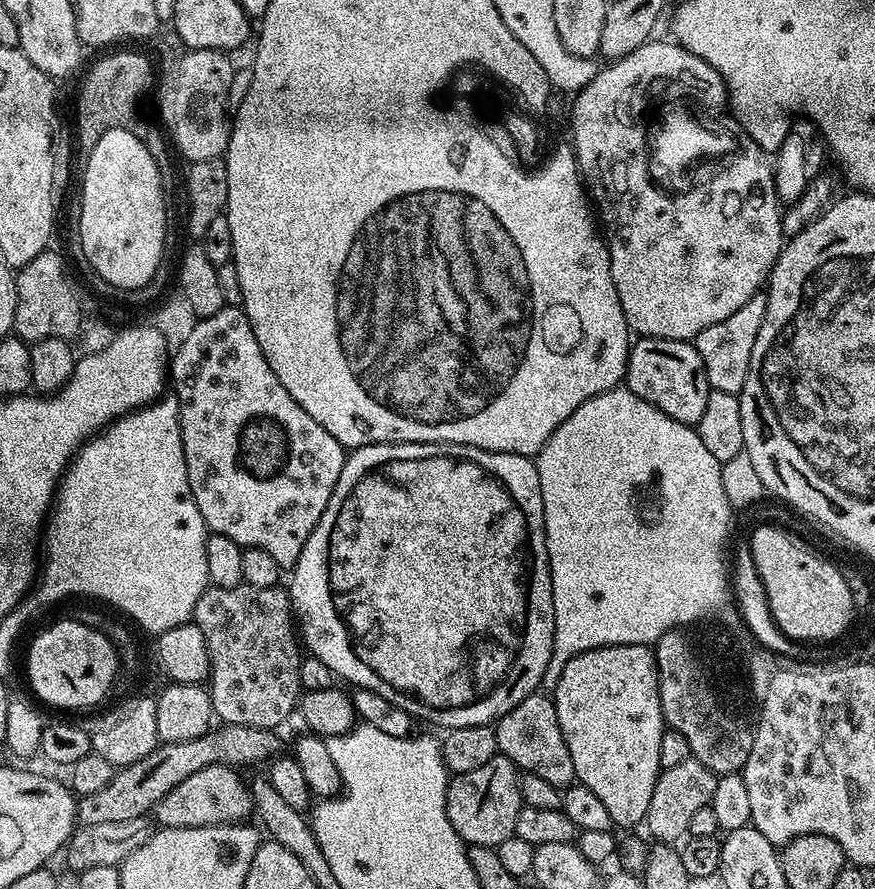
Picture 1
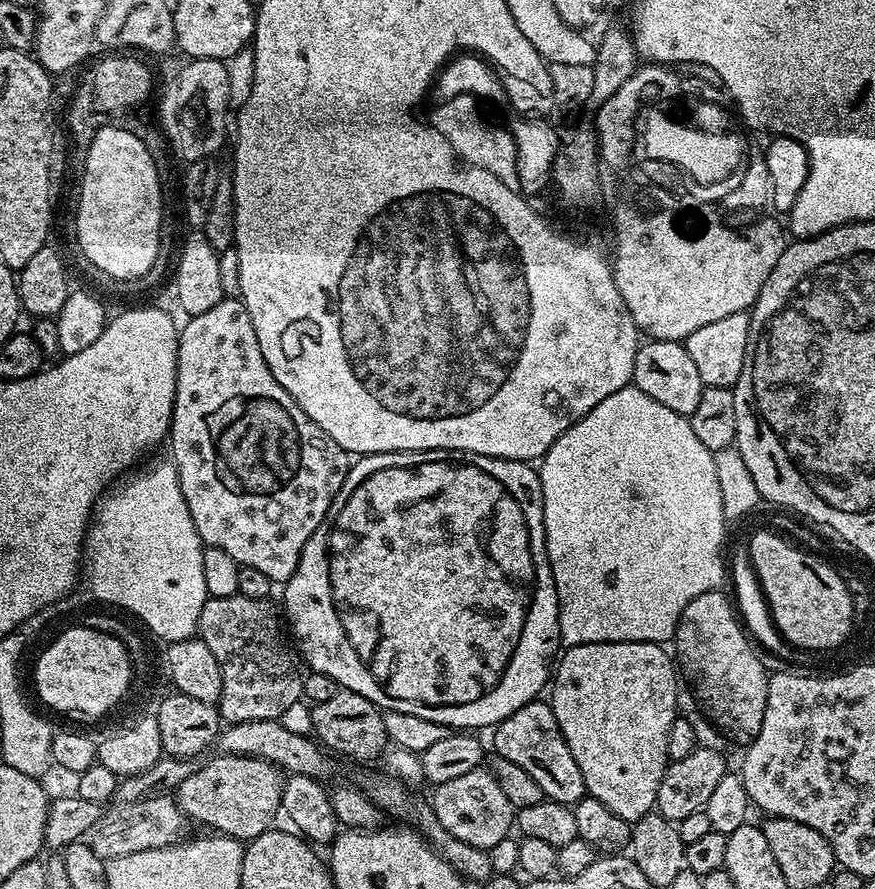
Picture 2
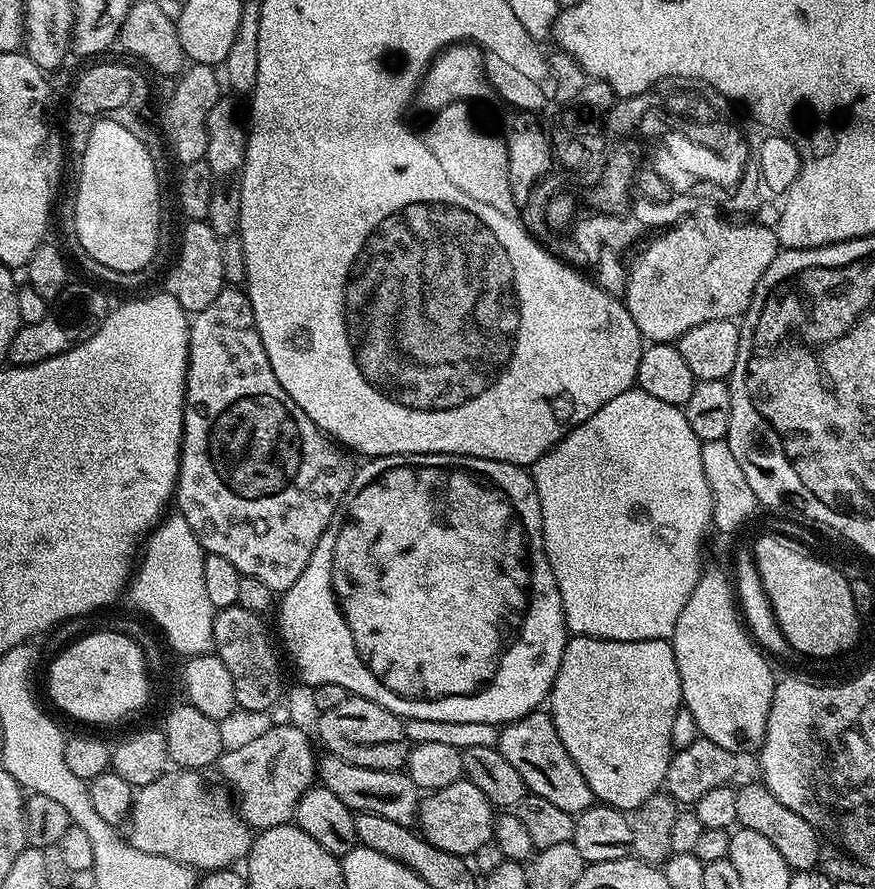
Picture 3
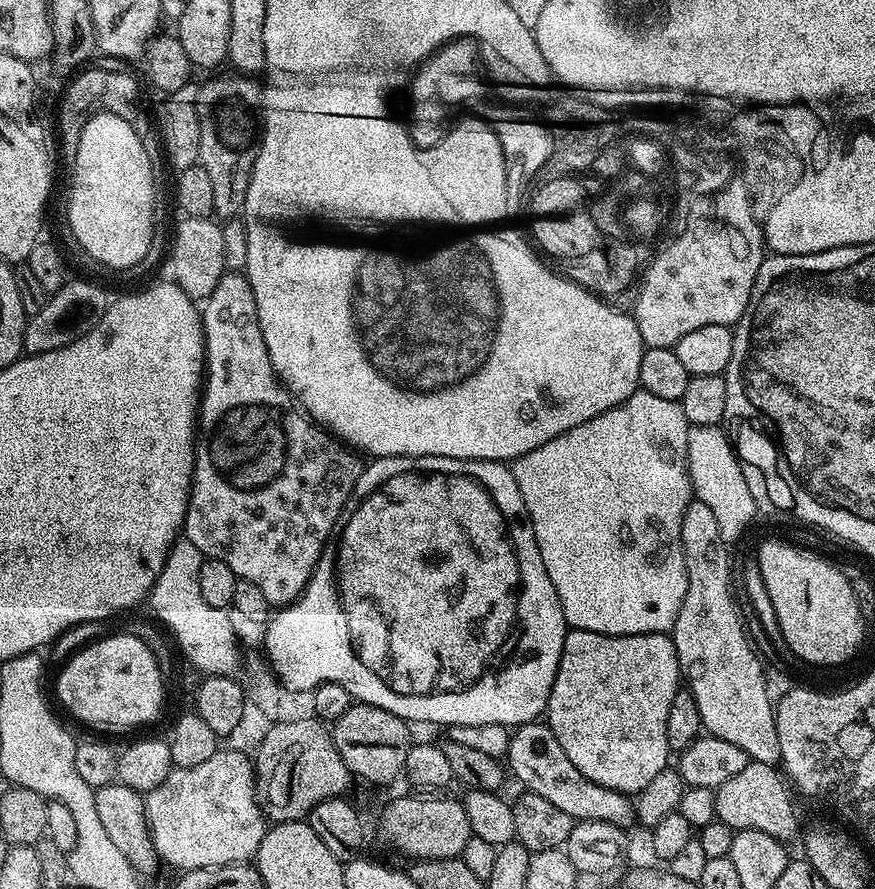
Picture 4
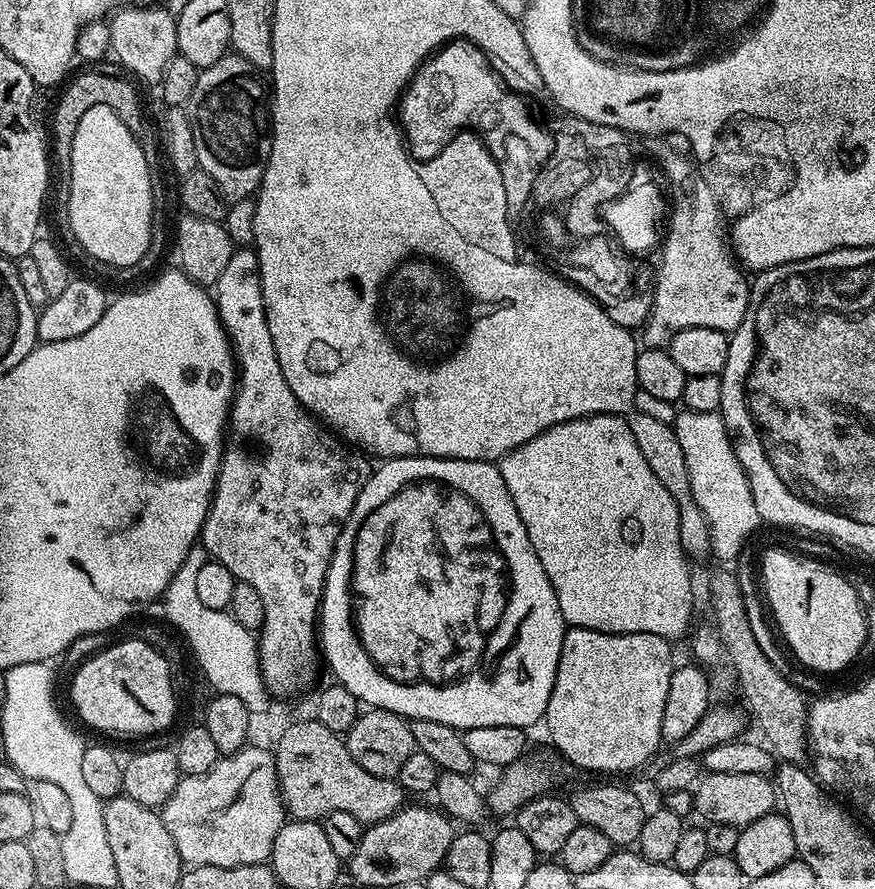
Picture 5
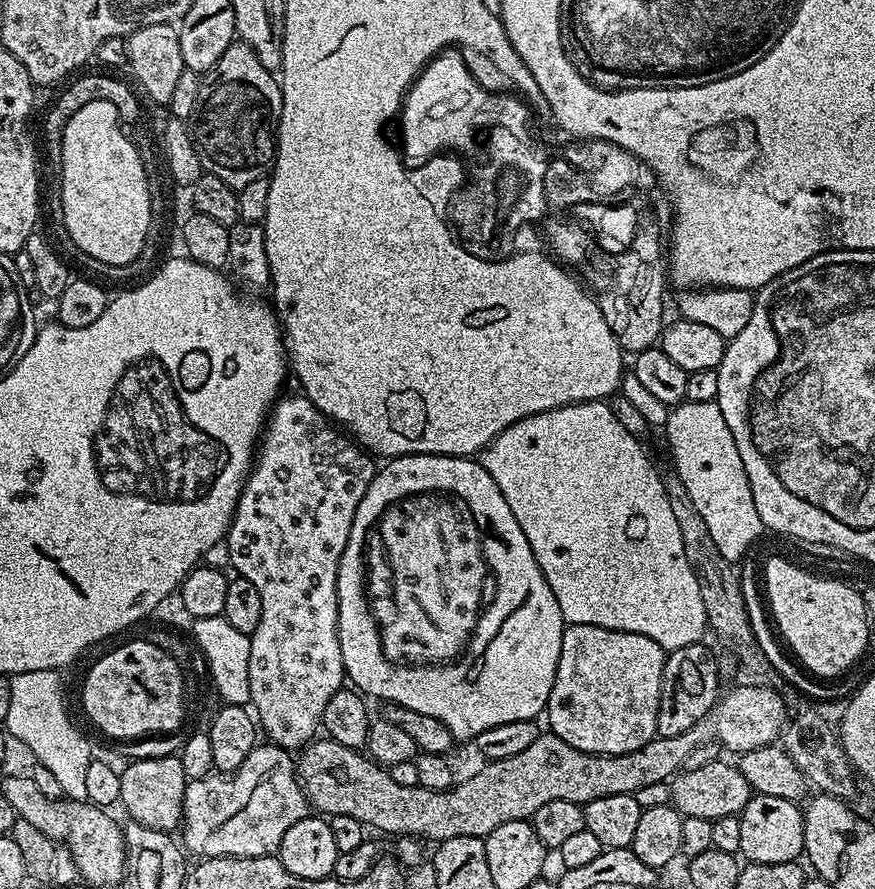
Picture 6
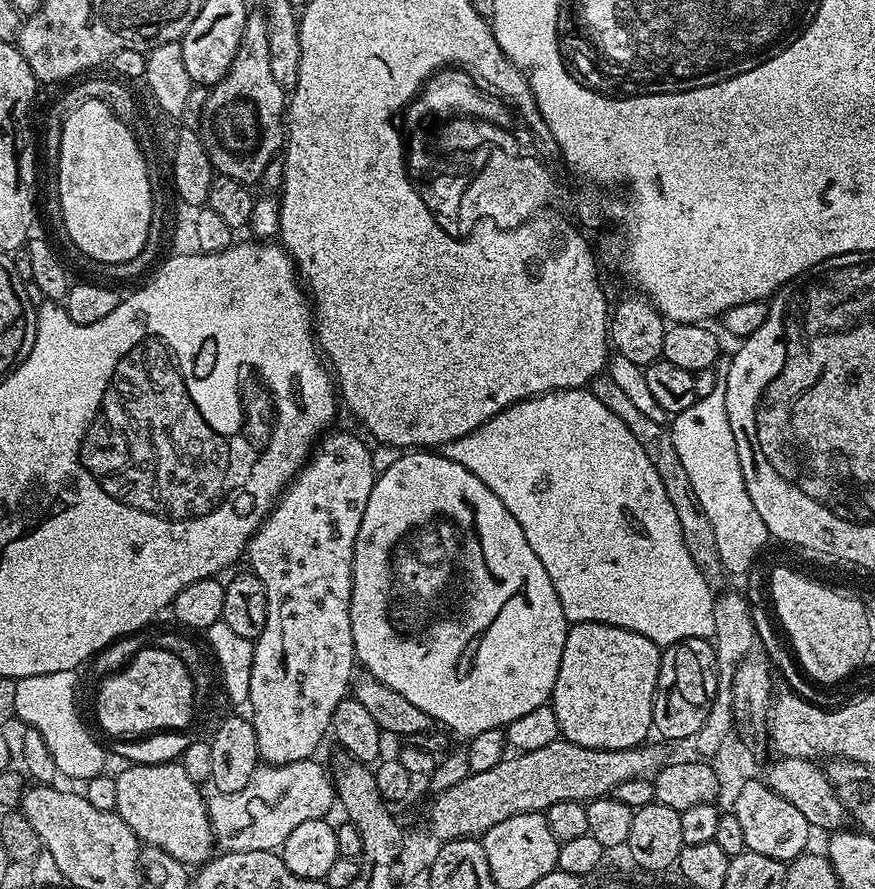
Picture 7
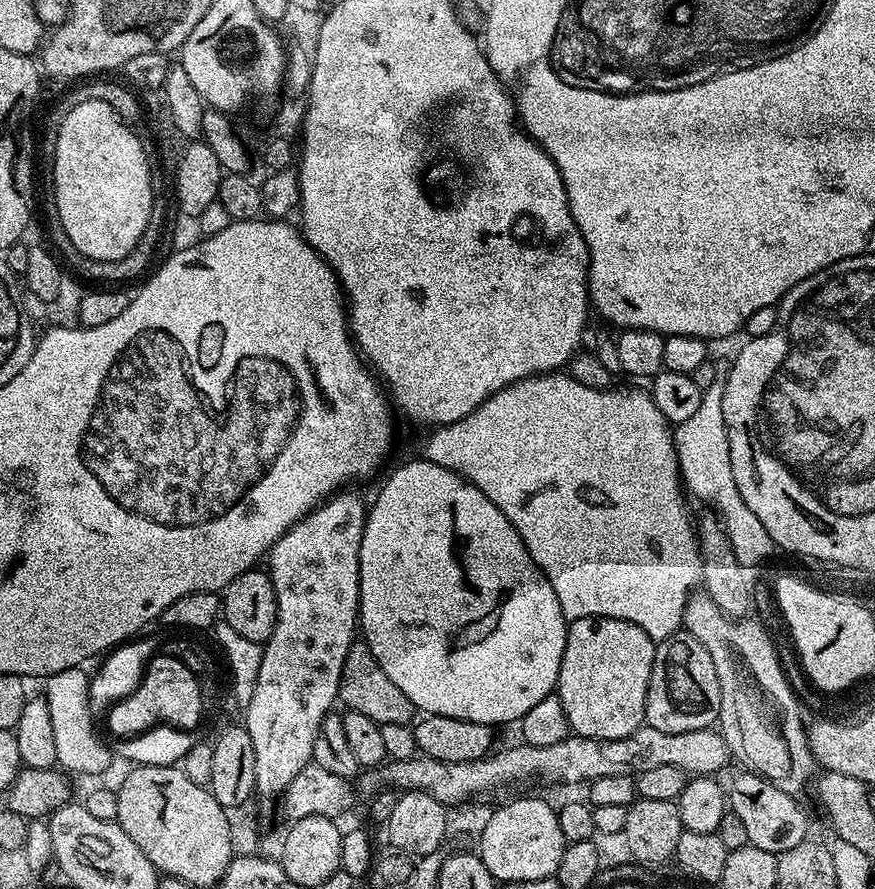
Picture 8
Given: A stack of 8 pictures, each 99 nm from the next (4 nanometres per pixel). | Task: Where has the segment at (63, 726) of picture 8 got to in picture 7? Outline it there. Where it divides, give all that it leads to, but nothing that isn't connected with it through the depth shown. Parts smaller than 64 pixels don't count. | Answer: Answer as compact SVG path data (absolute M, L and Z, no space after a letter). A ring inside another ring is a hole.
M59 672L58 674L42 674L41 676L21 676L16 680L16 693L14 702L16 703L17 721L21 720L21 725L38 730L50 750L50 754L56 763L57 773L61 777L69 776L72 780L87 782L91 776L101 775L104 768L104 752L96 745L96 740L84 729L84 724L80 721L80 716L76 713L76 672Z

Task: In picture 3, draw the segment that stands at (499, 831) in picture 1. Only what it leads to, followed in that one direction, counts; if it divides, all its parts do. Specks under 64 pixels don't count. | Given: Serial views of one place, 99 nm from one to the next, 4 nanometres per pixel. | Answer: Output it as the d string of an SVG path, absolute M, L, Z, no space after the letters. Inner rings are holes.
M463 778L442 790L425 795L420 801L418 828L424 839L438 846L438 850L446 850L455 856L471 857L482 846L493 843L493 825L494 805L488 801L486 794L482 794L482 790L478 790L478 786L474 786L474 782Z

